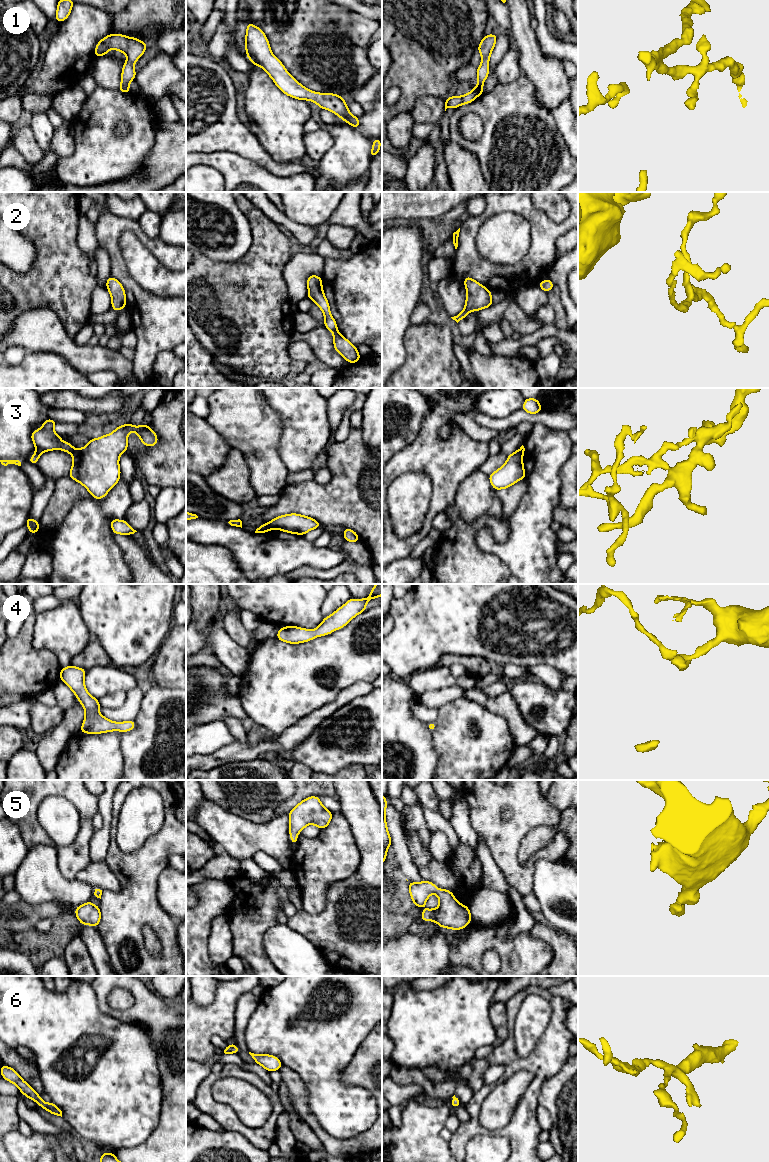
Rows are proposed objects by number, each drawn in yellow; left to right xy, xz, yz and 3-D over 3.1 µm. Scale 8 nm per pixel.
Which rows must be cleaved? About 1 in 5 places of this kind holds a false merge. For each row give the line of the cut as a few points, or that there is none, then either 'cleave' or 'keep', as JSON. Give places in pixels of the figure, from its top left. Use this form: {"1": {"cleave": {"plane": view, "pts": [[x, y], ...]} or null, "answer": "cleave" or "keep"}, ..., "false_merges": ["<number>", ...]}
{"1": {"cleave": null, "answer": "keep"}, "2": {"cleave": null, "answer": "keep"}, "3": {"cleave": {"plane": "xz", "pts": [[267, 523], [271, 528]]}, "answer": "cleave"}, "4": {"cleave": null, "answer": "keep"}, "5": {"cleave": null, "answer": "keep"}, "6": {"cleave": null, "answer": "keep"}, "false_merges": ["3"]}

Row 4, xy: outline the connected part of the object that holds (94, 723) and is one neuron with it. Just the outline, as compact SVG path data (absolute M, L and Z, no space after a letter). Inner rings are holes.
M69 665L61 668L60 680L63 681L75 694L85 710L85 718L80 732L85 734L100 734L111 731L128 732L135 728L135 721L113 722L98 712L101 705L98 699L92 697L84 684L87 670Z

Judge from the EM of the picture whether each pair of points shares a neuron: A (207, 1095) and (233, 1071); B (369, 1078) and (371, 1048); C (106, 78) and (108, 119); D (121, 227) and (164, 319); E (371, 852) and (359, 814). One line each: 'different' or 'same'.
A: same
B: same
C: different
D: same
E: same

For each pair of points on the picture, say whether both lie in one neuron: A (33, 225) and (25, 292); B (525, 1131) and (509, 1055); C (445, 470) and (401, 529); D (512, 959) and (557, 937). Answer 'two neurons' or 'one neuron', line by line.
A: one neuron
B: one neuron
C: two neurons
D: two neurons

